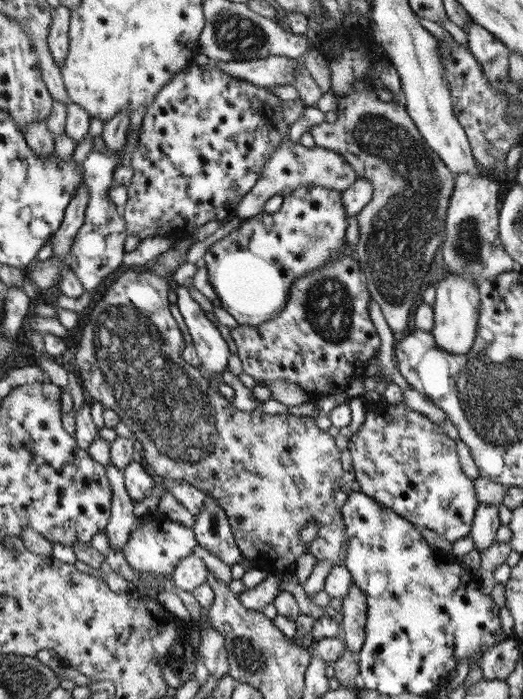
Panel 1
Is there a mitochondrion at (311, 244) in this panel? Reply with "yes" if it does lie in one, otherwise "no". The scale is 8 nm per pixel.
yes

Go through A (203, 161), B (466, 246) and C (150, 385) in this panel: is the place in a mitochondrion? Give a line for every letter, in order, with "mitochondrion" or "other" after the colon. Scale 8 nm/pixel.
A: other
B: mitochondrion
C: mitochondrion

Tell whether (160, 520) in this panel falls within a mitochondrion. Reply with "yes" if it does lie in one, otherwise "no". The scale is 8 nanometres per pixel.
no

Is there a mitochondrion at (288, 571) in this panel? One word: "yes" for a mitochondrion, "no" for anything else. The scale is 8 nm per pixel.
no

